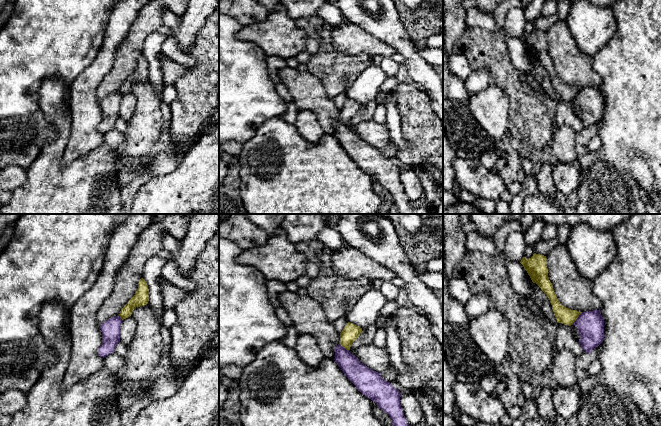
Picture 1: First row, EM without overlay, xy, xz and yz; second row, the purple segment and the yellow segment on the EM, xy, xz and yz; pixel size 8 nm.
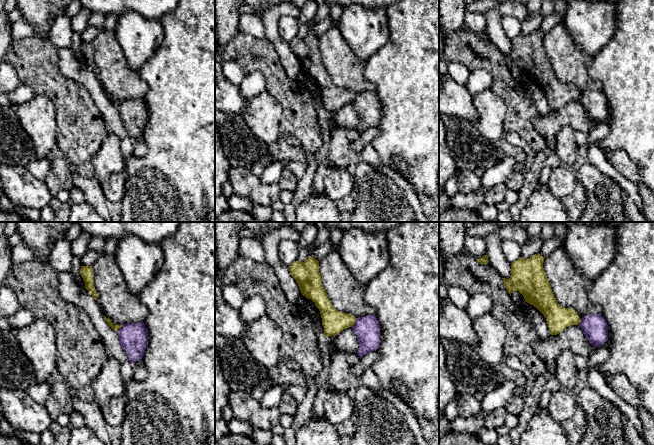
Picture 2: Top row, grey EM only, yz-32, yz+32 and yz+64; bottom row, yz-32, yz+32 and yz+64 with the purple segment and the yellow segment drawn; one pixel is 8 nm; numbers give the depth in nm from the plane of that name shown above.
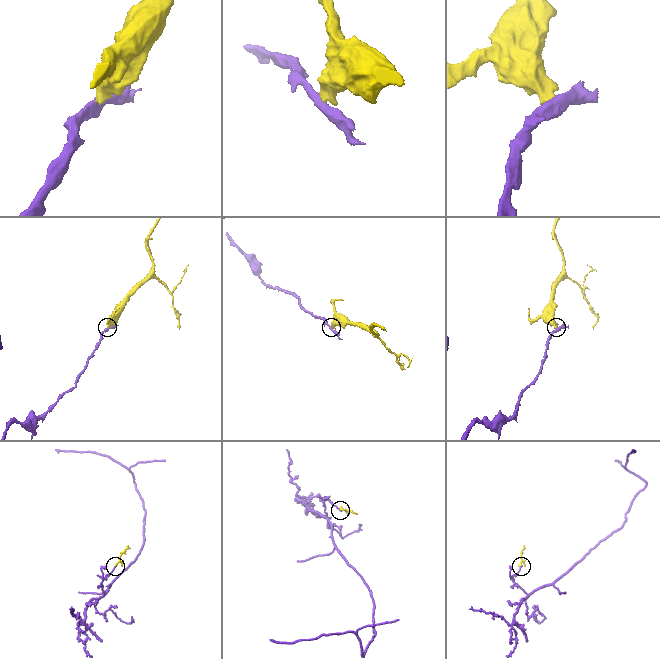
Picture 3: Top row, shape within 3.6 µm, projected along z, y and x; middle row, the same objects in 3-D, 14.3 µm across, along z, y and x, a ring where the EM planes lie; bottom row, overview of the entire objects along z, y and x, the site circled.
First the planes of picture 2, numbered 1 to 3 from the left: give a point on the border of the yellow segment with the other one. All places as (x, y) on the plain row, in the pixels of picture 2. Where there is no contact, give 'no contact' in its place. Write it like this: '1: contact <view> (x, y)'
1: contact yz-32 (120, 104)
2: contact yz+32 (355, 98)
3: contact yz+64 (580, 97)

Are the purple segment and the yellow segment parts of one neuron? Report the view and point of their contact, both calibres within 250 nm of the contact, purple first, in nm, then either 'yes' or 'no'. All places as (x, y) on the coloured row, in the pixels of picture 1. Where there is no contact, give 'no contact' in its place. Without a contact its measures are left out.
meets purple in yz at (577, 318); 220 nm thick on the purple side, 130 nm on the other; no

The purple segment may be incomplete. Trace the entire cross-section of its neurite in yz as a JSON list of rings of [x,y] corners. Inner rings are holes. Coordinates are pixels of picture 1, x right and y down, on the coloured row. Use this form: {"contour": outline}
{"contour": [[[600,309],[582,312],[572,325],[577,327],[579,343],[587,354],[603,342],[604,319]]]}

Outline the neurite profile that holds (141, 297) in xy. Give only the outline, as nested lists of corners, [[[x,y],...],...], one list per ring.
[[[141,278],[138,283],[138,289],[135,295],[129,300],[129,302],[121,309],[120,318],[122,320],[131,316],[132,311],[136,307],[145,306],[149,301],[149,289],[146,281]]]

